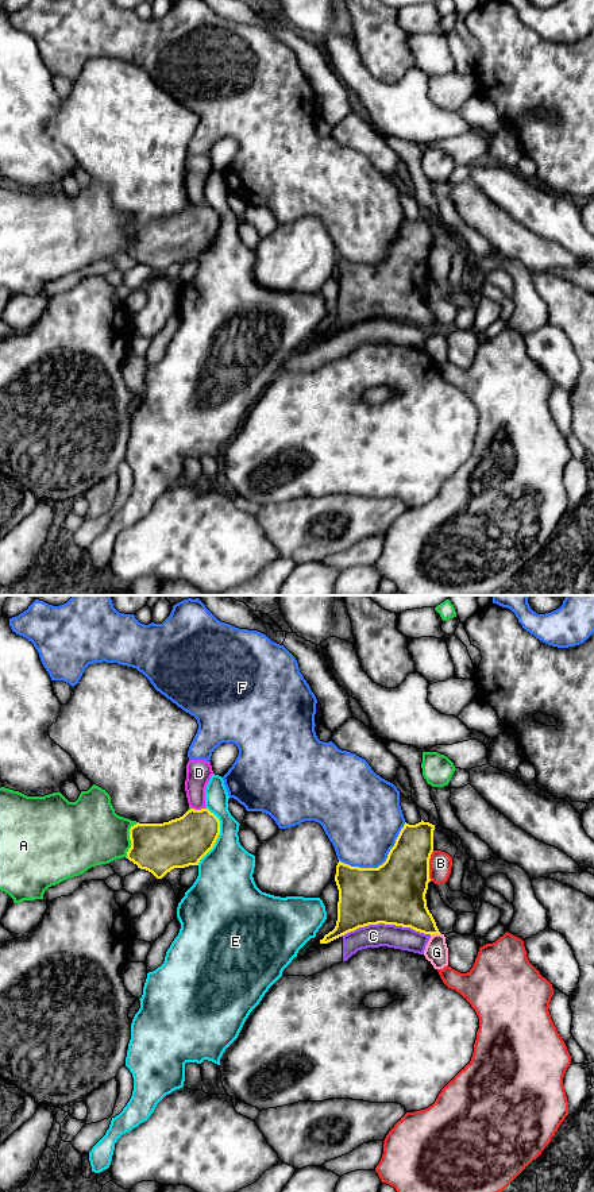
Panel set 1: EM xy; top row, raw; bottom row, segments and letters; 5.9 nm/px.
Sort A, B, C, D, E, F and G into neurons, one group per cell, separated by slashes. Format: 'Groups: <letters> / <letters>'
Groups: A / B / C / D / E / F / G

